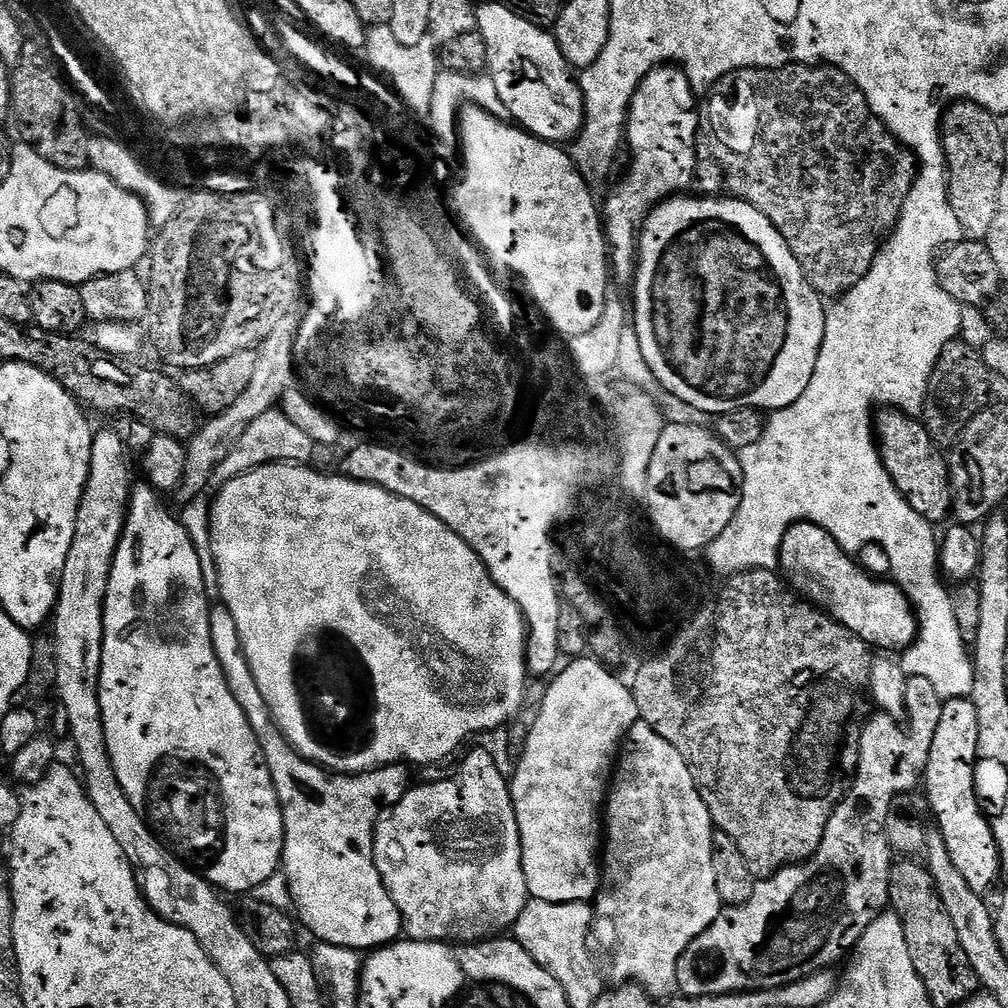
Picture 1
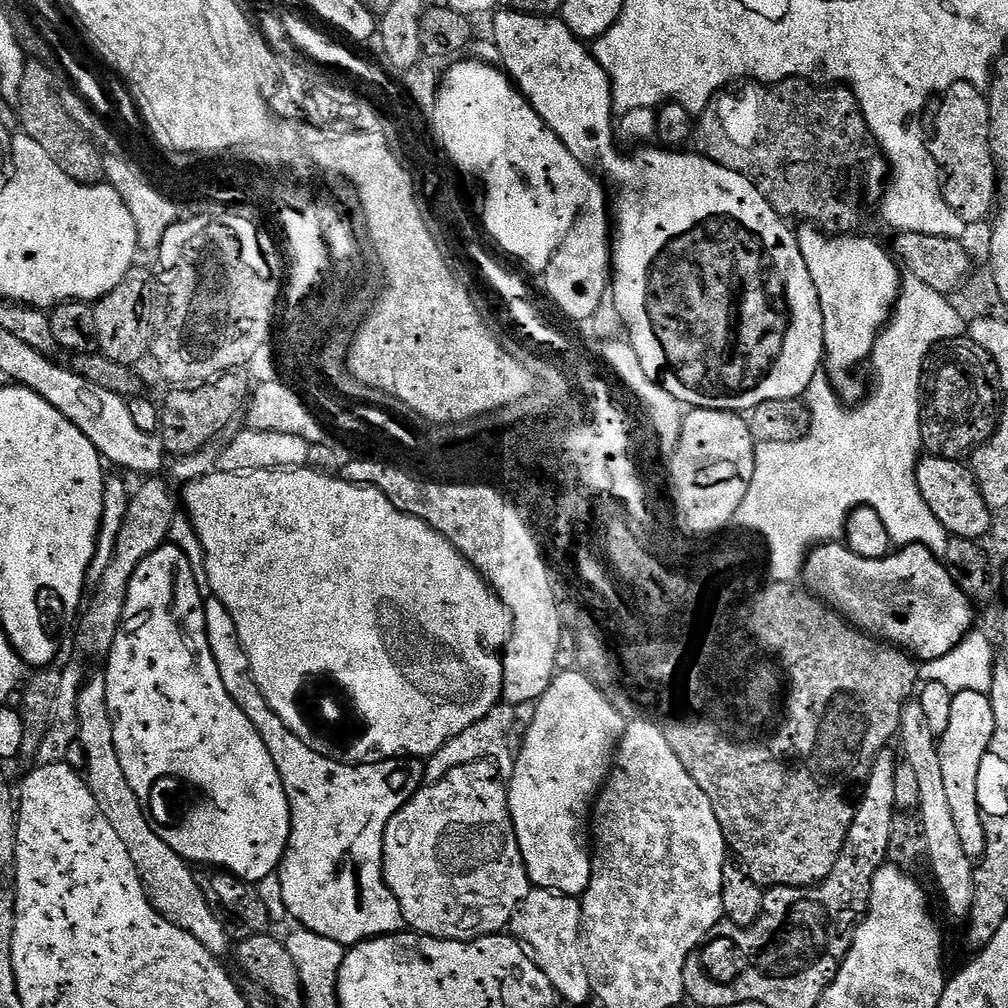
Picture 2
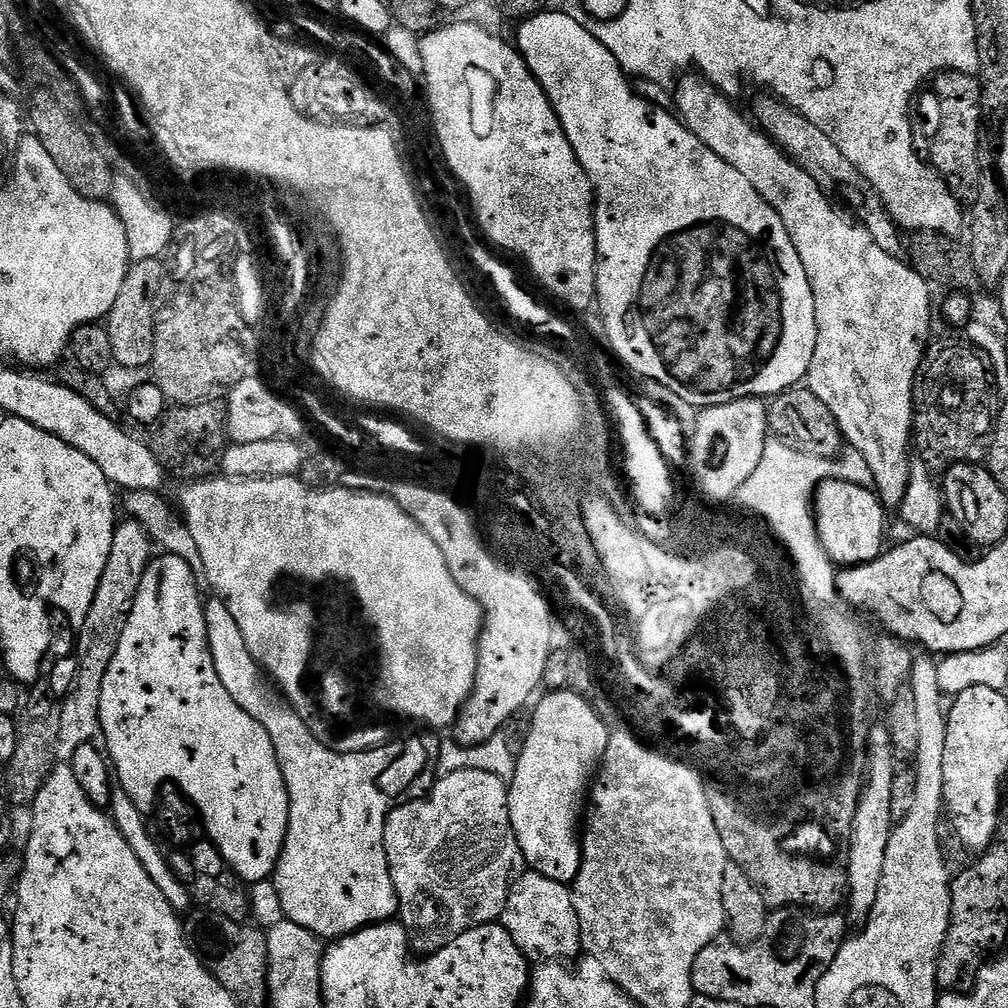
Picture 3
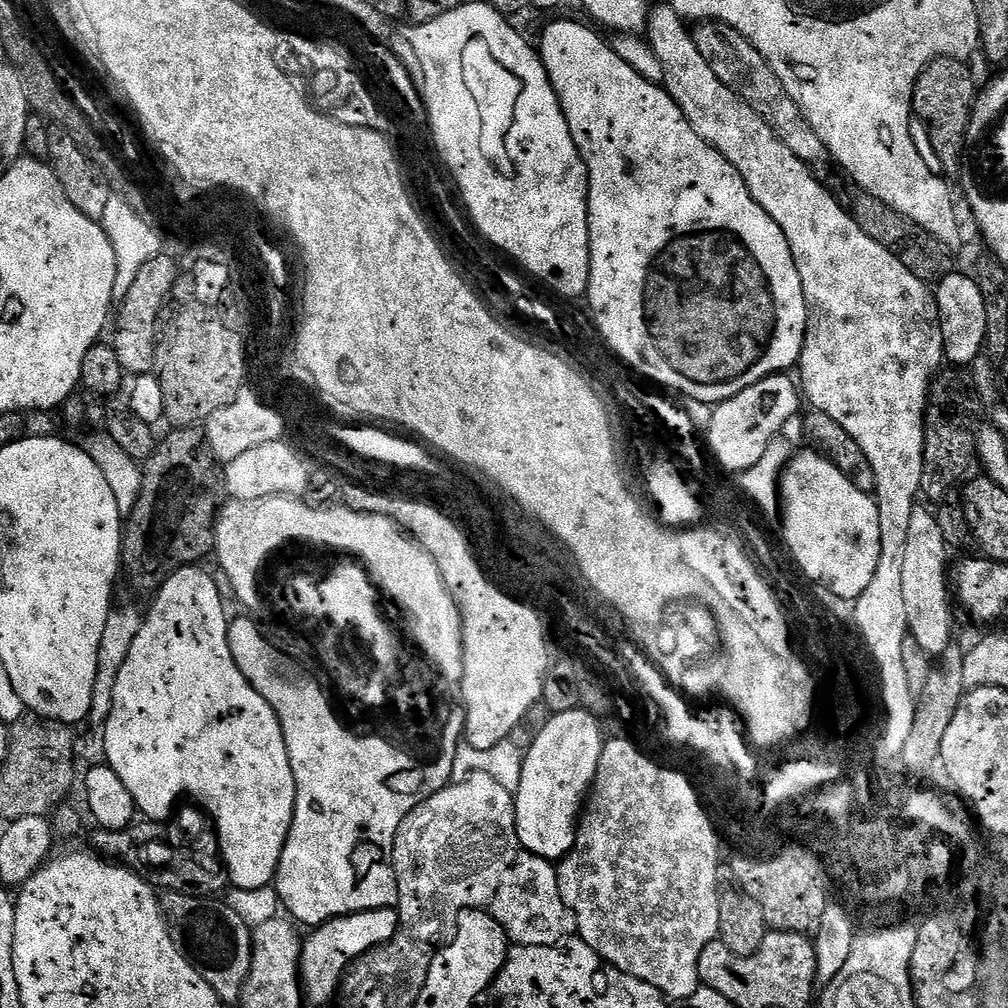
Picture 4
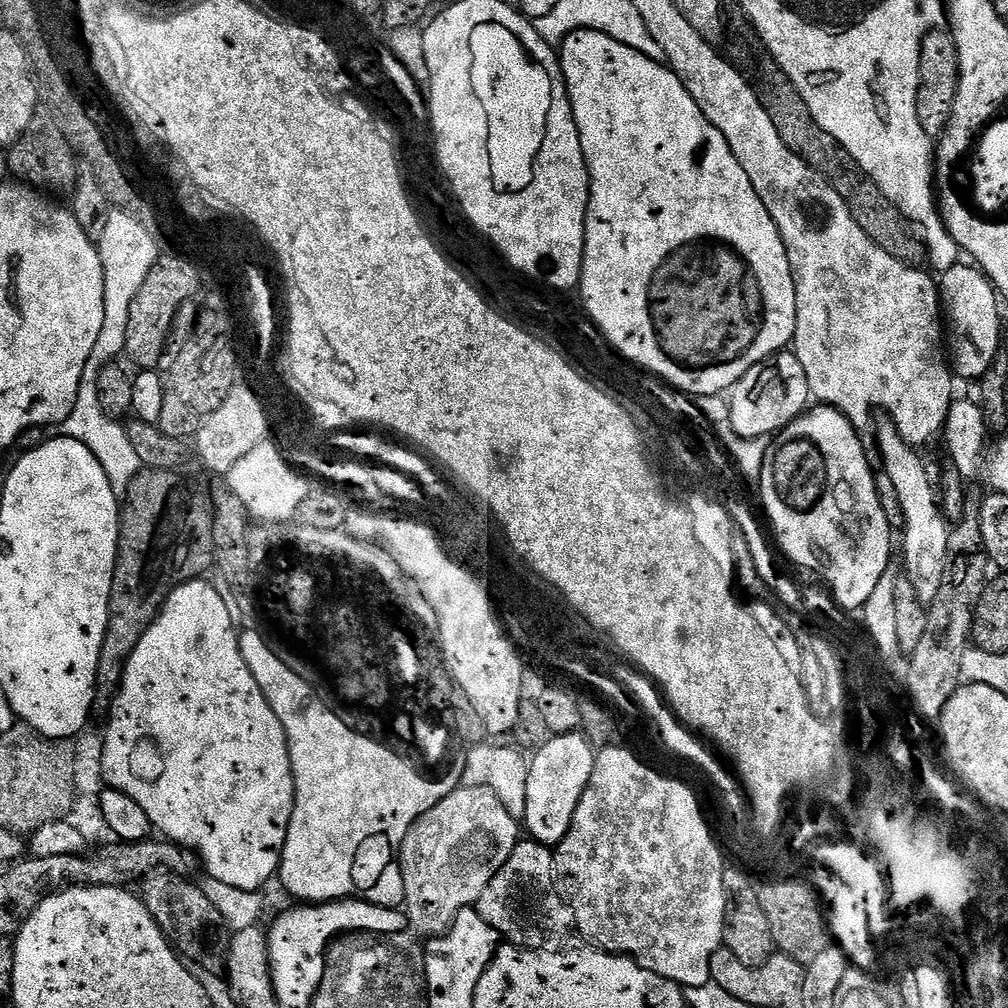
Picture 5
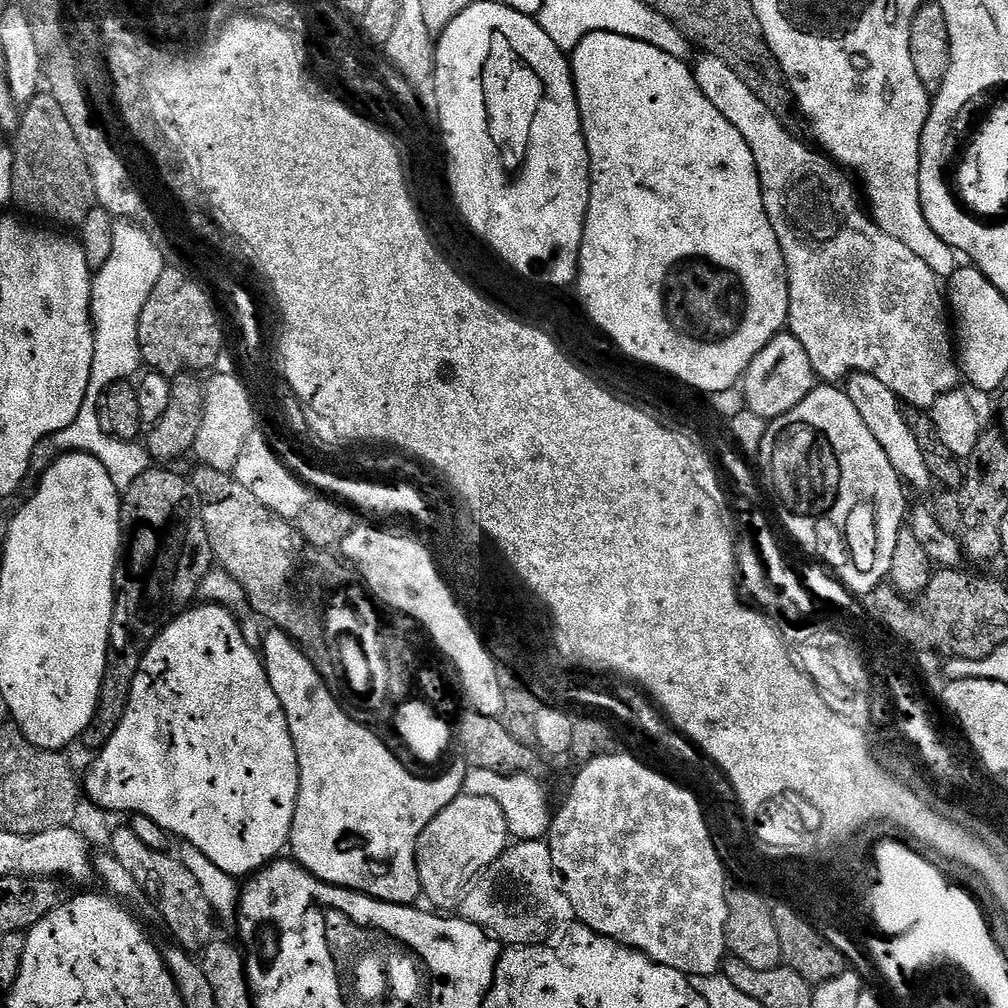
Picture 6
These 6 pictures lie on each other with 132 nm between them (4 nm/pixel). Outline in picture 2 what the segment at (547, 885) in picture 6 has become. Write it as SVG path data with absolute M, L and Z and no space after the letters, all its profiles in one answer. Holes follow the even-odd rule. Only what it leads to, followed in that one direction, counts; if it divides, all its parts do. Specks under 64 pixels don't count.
M544 888L529 891L528 897L516 907L510 932L528 949L528 956L550 978L557 997L568 1004L584 1004L593 999L590 978L586 974L584 949L580 946L580 900L561 896Z

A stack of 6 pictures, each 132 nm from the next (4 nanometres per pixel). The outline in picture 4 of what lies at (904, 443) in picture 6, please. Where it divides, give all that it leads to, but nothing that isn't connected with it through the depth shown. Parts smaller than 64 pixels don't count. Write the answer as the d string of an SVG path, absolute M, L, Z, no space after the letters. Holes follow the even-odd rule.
M924 506L914 510L914 518L910 518L910 538L906 542L906 559L902 569L902 598L906 602L906 618L910 639L918 642L918 646L928 658L940 658L948 651L952 640L952 612L948 609L948 551L950 545L944 539L943 527L936 520L936 512L927 512Z

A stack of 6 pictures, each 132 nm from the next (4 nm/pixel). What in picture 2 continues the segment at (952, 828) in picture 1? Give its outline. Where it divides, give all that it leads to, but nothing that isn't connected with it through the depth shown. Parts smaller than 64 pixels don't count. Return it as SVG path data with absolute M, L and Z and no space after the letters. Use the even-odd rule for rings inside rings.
M974 690L955 693L950 702L950 722L946 730L938 737L942 779L946 785L946 795L950 802L950 811L954 817L954 827L958 829L958 838L962 838L962 850L966 850L973 862L984 855L986 834L984 817L976 801L976 779L982 758L994 738L994 708L990 706L987 695Z

